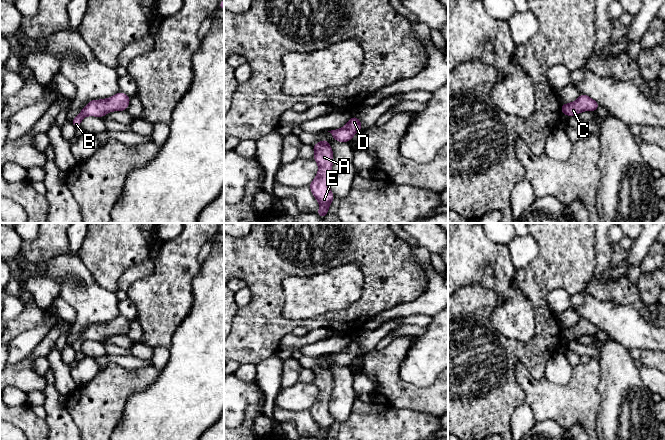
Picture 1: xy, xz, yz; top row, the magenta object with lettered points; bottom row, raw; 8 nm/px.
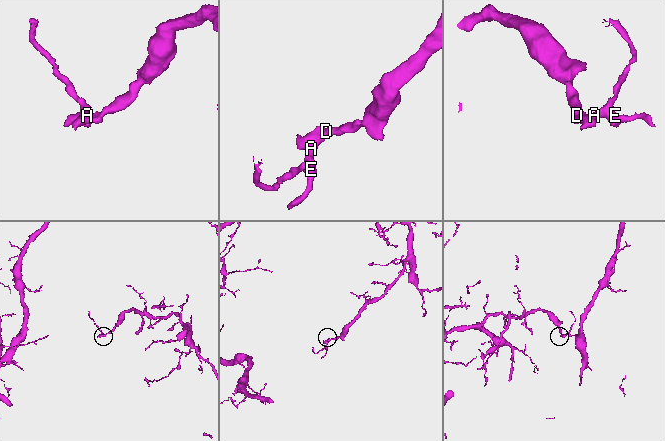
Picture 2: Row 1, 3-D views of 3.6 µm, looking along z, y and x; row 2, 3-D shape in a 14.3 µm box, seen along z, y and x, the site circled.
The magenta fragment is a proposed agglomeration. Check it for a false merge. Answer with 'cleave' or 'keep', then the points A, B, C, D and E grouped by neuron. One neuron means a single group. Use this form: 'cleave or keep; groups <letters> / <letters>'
keep; groups A B C D E

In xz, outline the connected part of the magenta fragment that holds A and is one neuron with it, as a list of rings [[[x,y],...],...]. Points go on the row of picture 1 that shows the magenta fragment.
[[[327,139],[312,146],[314,149],[314,160],[319,166],[318,173],[309,187],[316,200],[320,203],[317,214],[325,218],[328,208],[334,199],[329,188],[329,174],[333,166],[333,151]]]

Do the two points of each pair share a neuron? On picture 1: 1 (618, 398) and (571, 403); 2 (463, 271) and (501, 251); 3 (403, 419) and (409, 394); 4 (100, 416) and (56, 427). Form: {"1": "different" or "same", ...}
{"1": "different", "2": "same", "3": "different", "4": "different"}

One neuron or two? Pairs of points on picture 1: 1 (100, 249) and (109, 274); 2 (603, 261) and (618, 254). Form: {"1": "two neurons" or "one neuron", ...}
{"1": "one neuron", "2": "two neurons"}

